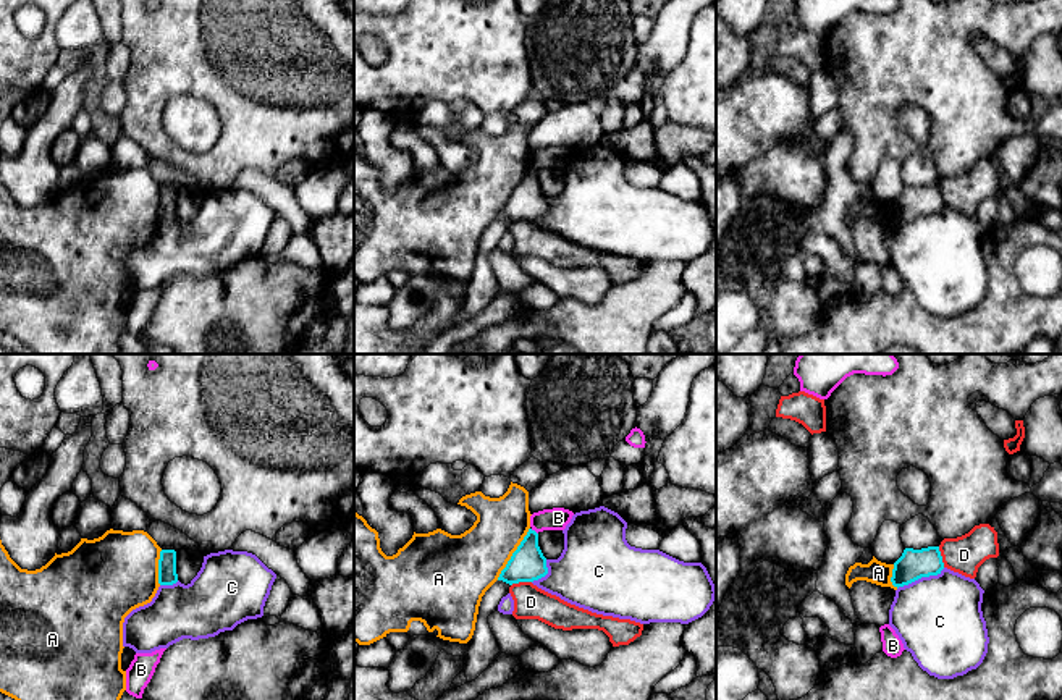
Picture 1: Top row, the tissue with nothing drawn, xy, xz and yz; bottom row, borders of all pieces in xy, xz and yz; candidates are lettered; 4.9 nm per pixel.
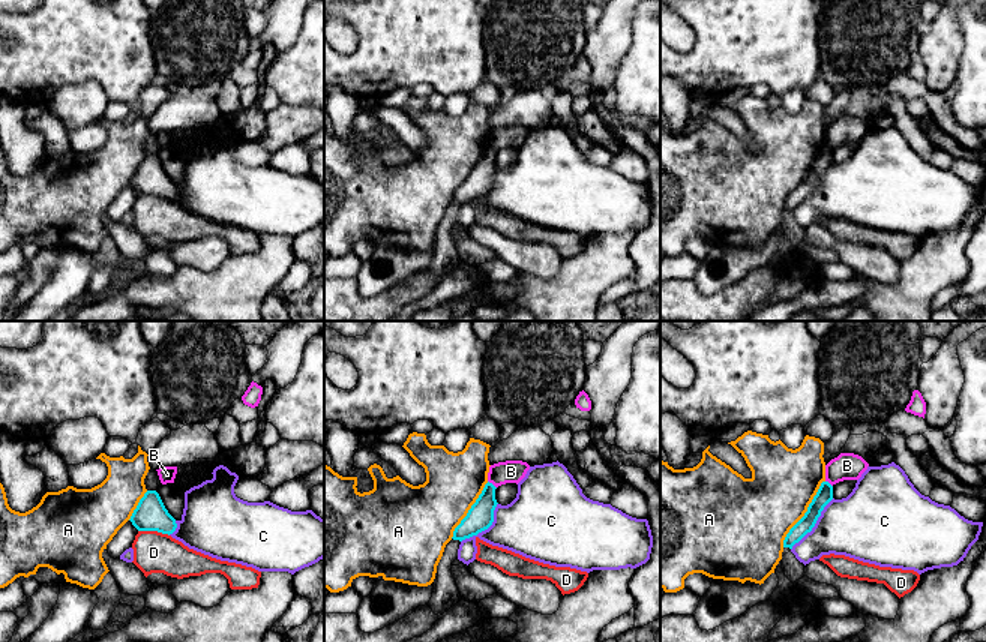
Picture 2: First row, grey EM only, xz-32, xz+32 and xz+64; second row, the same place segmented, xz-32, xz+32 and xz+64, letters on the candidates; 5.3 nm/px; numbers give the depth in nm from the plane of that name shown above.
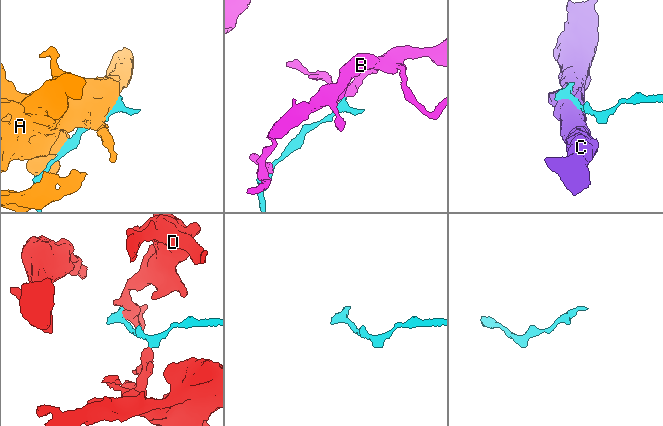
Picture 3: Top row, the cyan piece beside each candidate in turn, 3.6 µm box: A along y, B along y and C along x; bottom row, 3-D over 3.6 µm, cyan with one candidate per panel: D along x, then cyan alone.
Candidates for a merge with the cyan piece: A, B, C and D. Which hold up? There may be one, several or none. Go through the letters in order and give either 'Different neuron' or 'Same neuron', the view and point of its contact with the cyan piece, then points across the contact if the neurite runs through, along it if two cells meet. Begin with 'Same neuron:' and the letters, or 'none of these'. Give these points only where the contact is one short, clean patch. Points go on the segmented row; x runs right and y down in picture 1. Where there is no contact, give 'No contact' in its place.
Same neuron: none of these
A: Different neuron. Touches cyan at xz (513, 553)
B: Different neuron. Touches cyan at xz (534, 531). Boundary: xz (530, 529), (537, 534)
C: Different neuron. Touches cyan at yz (920, 577)
D: Different neuron. Touches cyan at xz (521, 581)

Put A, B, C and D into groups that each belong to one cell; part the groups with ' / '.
A / B / C / D

